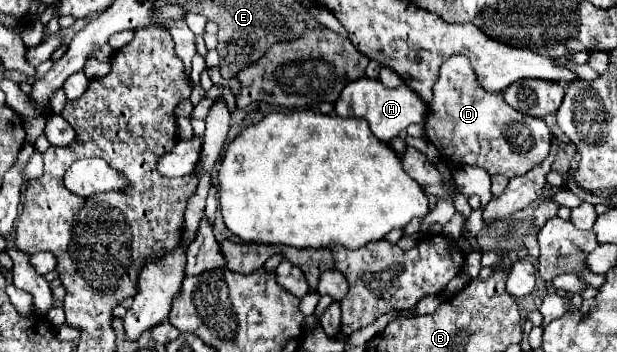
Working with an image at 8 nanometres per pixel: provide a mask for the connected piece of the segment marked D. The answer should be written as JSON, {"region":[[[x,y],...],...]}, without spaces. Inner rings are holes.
{"region":[[[451,56],[443,62],[439,80],[433,86],[433,106],[425,120],[425,136],[439,148],[441,156],[451,158],[453,162],[481,166],[491,176],[503,174],[505,178],[527,174],[529,170],[539,166],[551,150],[551,132],[547,124],[541,118],[519,114],[517,110],[507,106],[501,92],[489,94],[481,86],[477,86],[477,78],[469,66],[469,58],[465,56]]]}

